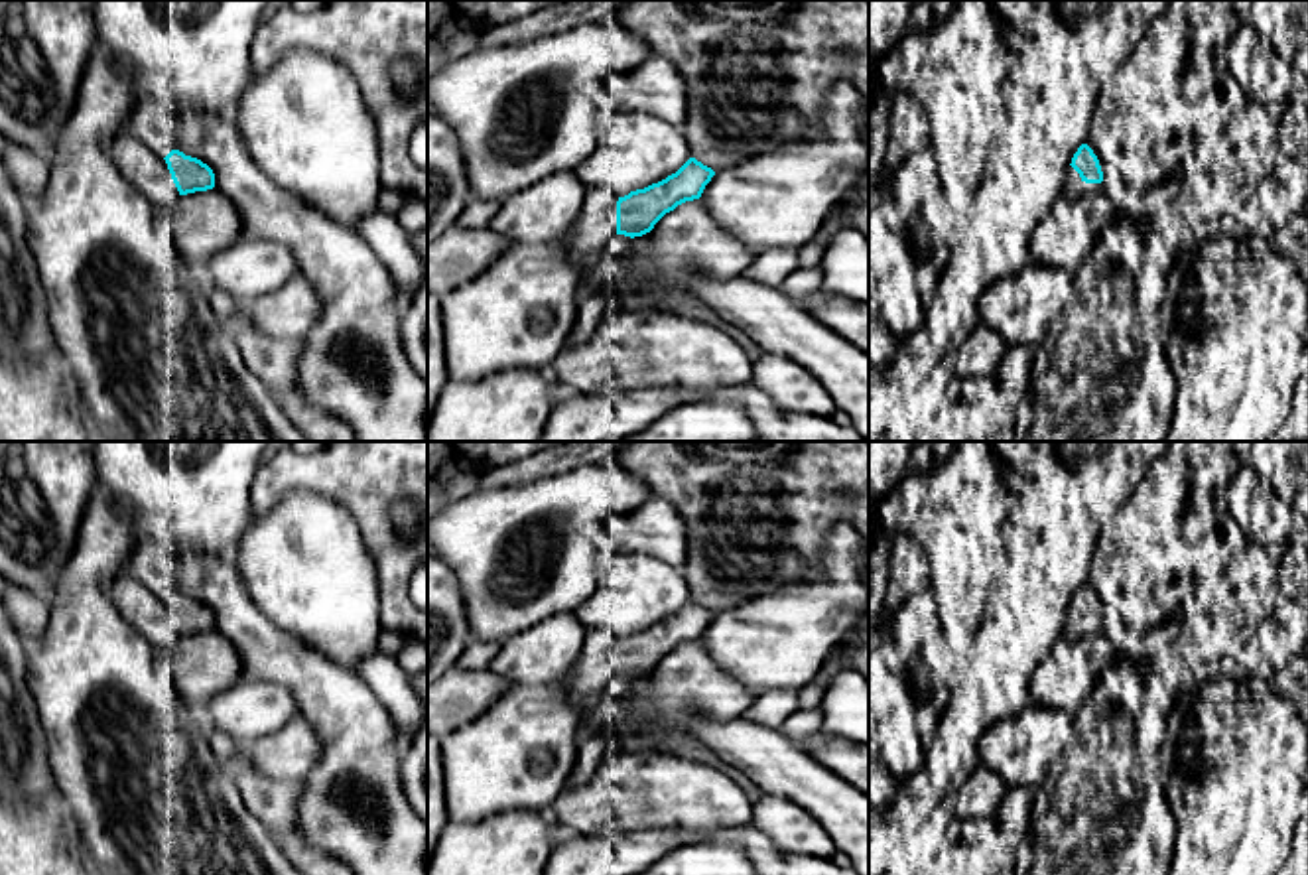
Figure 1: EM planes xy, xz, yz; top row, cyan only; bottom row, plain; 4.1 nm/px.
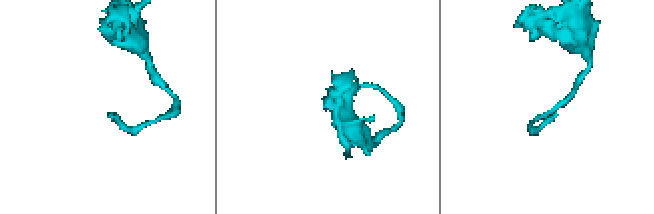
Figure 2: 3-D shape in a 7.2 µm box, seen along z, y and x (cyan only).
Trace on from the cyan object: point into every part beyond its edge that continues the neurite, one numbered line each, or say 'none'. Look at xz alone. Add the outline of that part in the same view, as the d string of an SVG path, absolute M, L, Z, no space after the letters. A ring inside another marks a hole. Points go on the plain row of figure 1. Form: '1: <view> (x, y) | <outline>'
1: xz (595, 667) | M597 627L587 631L579 658L561 680L561 688L575 702L593 702L617 676L617 642L619 637L609 629Z

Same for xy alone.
1: xy (148, 613) | M120 573L106 581L106 595L112 601L112 607L116 607L158 652L173 650L179 633L162 597L128 573Z

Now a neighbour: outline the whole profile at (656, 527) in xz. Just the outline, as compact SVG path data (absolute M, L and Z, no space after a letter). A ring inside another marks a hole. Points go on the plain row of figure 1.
M652 495L632 512L611 514L607 528L626 554L650 554L676 568L686 564L686 522L678 508L660 497Z

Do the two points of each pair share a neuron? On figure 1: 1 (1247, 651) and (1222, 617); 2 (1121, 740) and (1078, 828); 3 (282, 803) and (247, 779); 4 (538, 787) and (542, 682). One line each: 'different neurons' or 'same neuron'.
1: same neuron
2: same neuron
3: same neuron
4: same neuron

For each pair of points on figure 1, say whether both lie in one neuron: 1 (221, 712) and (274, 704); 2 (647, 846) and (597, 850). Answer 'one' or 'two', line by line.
1: one
2: one

